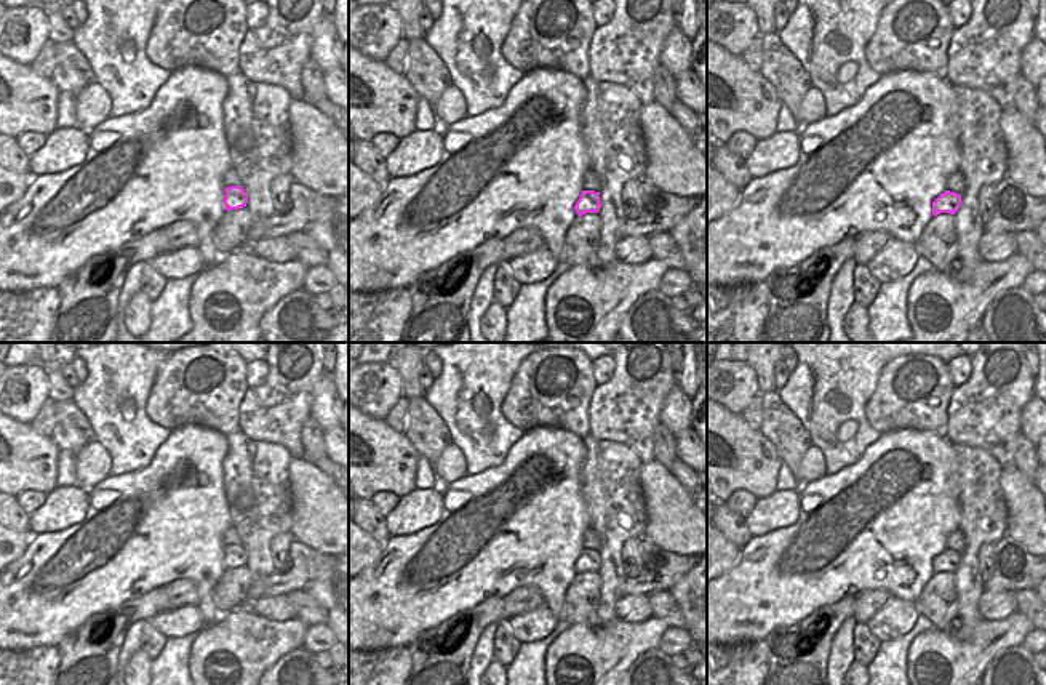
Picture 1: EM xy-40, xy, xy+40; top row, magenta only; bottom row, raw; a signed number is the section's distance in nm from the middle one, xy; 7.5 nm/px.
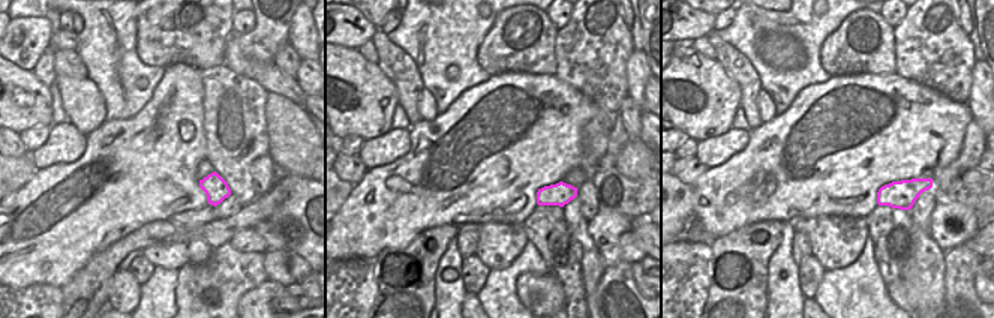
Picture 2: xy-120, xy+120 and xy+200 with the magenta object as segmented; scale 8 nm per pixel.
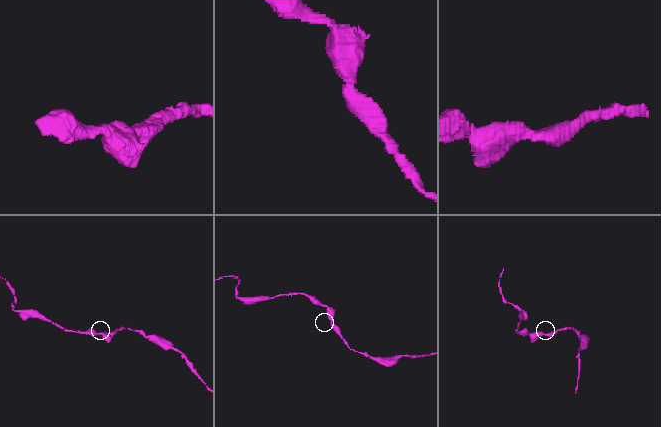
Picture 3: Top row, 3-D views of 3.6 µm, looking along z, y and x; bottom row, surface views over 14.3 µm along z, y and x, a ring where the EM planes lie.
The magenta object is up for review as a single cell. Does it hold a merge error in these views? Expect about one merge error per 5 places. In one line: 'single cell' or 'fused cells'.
single cell

